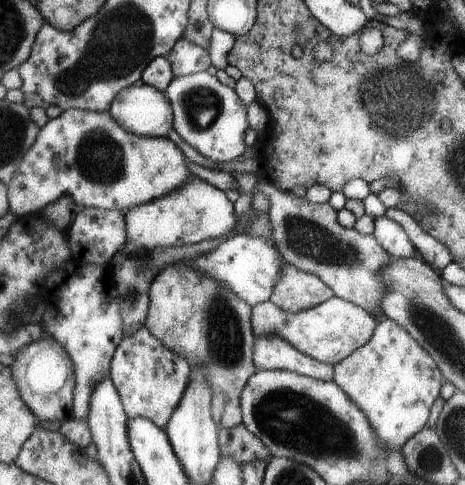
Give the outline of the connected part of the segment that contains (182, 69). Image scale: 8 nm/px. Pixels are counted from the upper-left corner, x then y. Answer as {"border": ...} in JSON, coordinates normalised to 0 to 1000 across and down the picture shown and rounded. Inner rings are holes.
{"border":[[[396,78],[383,82],[357,118],[368,126],[376,159],[443,146],[456,134],[445,101]]]}

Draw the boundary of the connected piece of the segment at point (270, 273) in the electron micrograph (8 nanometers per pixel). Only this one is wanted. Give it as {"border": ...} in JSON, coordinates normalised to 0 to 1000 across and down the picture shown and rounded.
{"border":[[[508,485],[484,495],[456,520],[391,544],[409,546],[415,555],[460,571],[544,631],[574,621],[585,610],[587,590],[594,590],[609,559],[609,536],[587,499],[568,489],[538,485]]]}

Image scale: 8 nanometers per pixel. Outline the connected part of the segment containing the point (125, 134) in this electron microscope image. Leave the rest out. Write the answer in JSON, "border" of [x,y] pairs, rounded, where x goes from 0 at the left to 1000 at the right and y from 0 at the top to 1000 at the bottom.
{"border":[[[151,225],[90,264],[80,295],[39,344],[19,379],[24,431],[52,449],[140,404],[155,404],[174,427],[282,431],[417,365],[402,330],[383,293],[292,278],[237,229]]]}

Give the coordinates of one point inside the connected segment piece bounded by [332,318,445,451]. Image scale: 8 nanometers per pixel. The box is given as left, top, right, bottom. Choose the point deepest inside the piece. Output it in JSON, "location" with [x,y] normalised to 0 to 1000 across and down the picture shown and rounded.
{"location":[845,779]}

